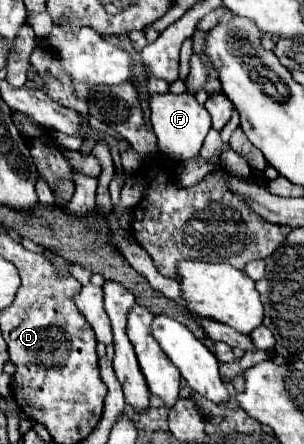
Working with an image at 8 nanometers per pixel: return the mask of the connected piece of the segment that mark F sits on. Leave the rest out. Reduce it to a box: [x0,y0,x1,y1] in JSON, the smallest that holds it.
[150,92,210,160]

